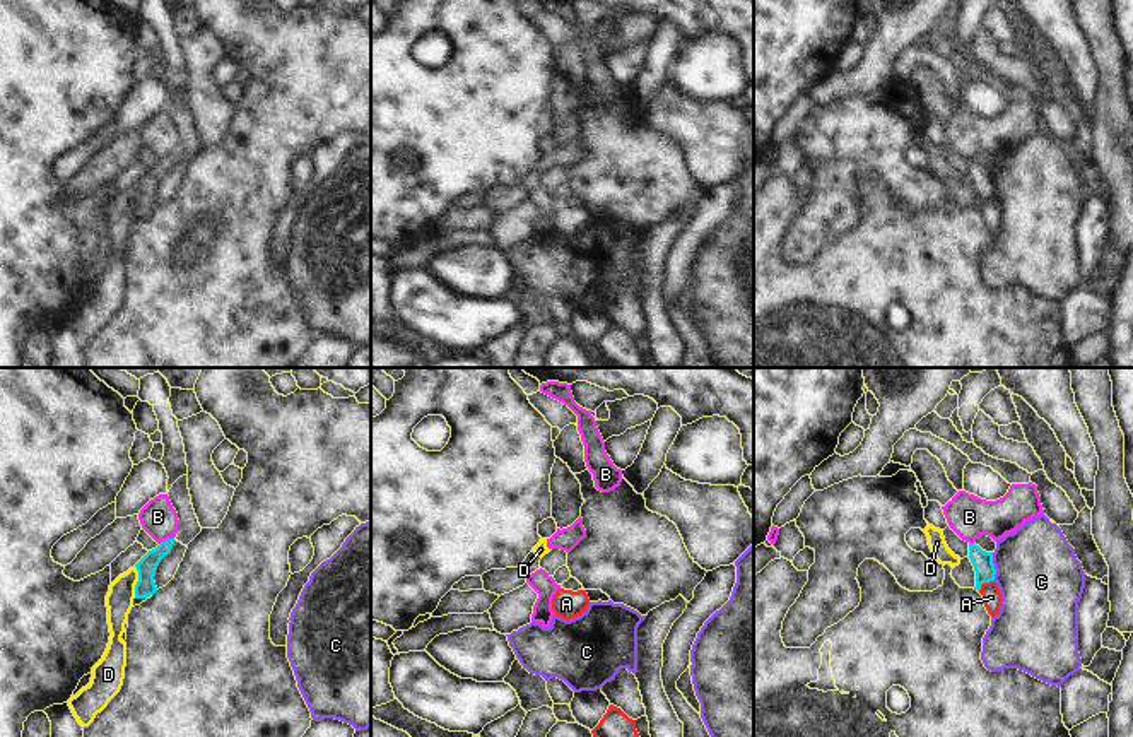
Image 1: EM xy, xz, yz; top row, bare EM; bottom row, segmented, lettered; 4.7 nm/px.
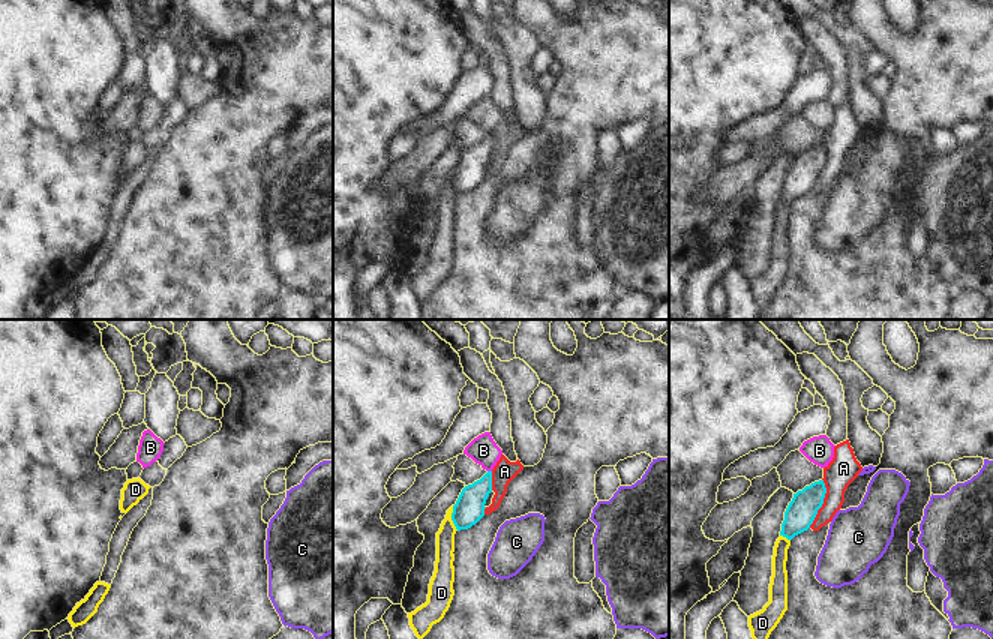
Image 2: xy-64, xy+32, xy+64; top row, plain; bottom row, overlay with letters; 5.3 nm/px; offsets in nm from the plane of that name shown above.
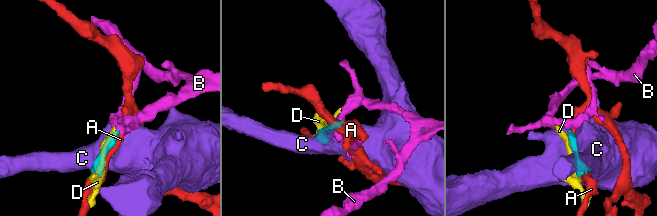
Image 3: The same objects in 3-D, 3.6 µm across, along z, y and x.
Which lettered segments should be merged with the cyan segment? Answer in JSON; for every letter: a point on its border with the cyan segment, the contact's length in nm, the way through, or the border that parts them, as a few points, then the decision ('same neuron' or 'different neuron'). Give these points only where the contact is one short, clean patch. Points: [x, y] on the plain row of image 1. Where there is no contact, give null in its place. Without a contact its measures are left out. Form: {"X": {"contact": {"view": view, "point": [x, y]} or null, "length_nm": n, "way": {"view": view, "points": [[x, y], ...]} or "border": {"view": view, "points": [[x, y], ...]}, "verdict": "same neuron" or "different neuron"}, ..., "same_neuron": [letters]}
{"A": {"contact": {"view": "yz", "point": [985, 199]}, "length_nm": 90, "border": {"view": "yz", "points": [[993, 197], [985, 199], [978, 207]]}, "verdict": "different neuron"}, "B": {"contact": {"view": "xy", "point": [168, 156]}, "length_nm": 80, "border": {"view": "xy", "points": [[173, 154], [159, 161]]}, "verdict": "different neuron"}, "C": {"contact": {"view": "yz", "point": [993, 183]}, "length_nm": 140, "border": {"view": "yz", "points": [[992, 170], [995, 197]]}, "verdict": "different neuron"}, "D": {"contact": {"view": "xy", "point": [137, 199]}, "length_nm": 150, "border": {"view": "xy", "points": [[134, 183], [137, 188], [135, 214]]}, "verdict": "different neuron"}, "same_neuron": []}

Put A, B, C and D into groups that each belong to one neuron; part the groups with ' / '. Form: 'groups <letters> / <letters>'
groups A / B D / C

